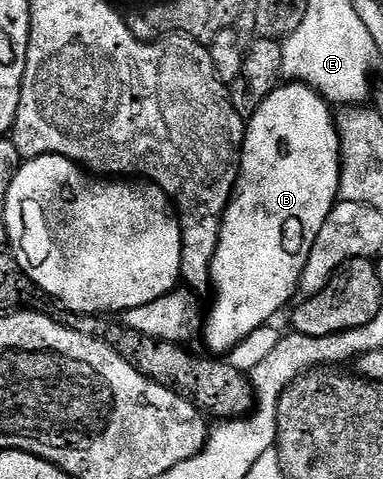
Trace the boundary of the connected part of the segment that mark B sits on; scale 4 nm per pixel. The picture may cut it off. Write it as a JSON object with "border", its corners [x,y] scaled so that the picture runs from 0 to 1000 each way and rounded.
{"border":[[[744,171],[726,180],[676,221],[676,230],[648,244],[640,271],[640,301],[629,307],[629,347],[619,353],[619,390],[608,395],[608,413],[598,422],[598,436],[577,466],[572,514],[561,522],[561,539],[551,547],[551,620],[556,637],[543,637],[540,658],[530,668],[530,701],[548,737],[595,739],[624,714],[642,710],[666,689],[695,683],[702,668],[762,618],[775,610],[775,591],[791,572],[791,555],[802,555],[802,530],[812,530],[812,514],[822,514],[822,497],[833,497],[833,480],[854,463],[854,447],[864,447],[869,428],[883,424],[885,372],[890,370],[890,290],[880,278],[880,255],[862,219],[825,184],[799,175]]]}

